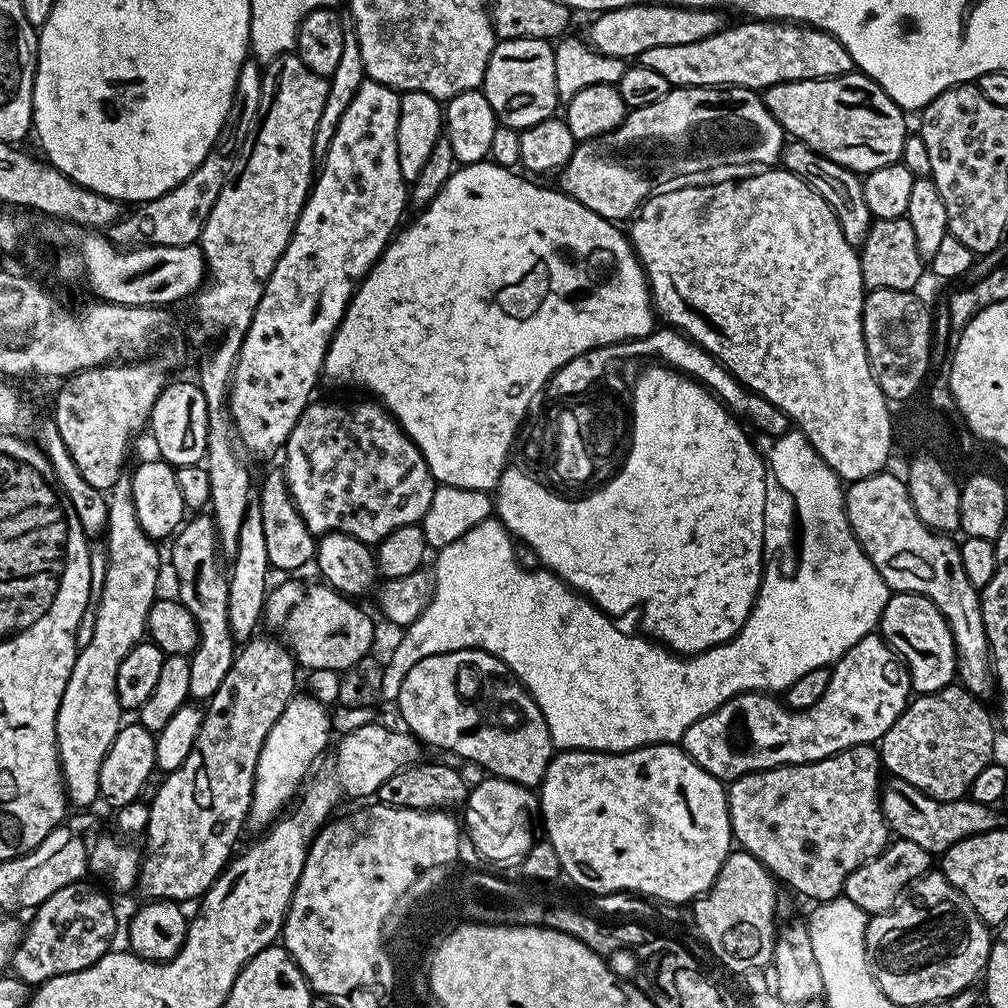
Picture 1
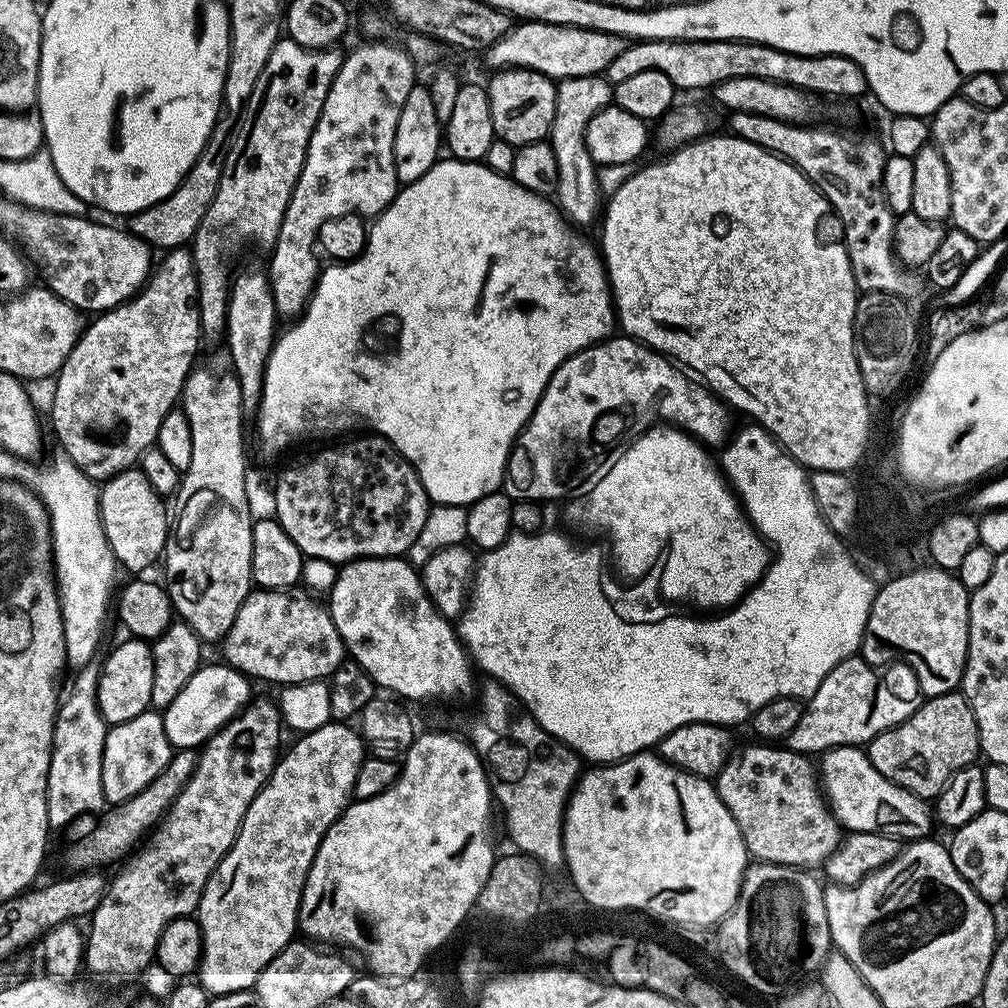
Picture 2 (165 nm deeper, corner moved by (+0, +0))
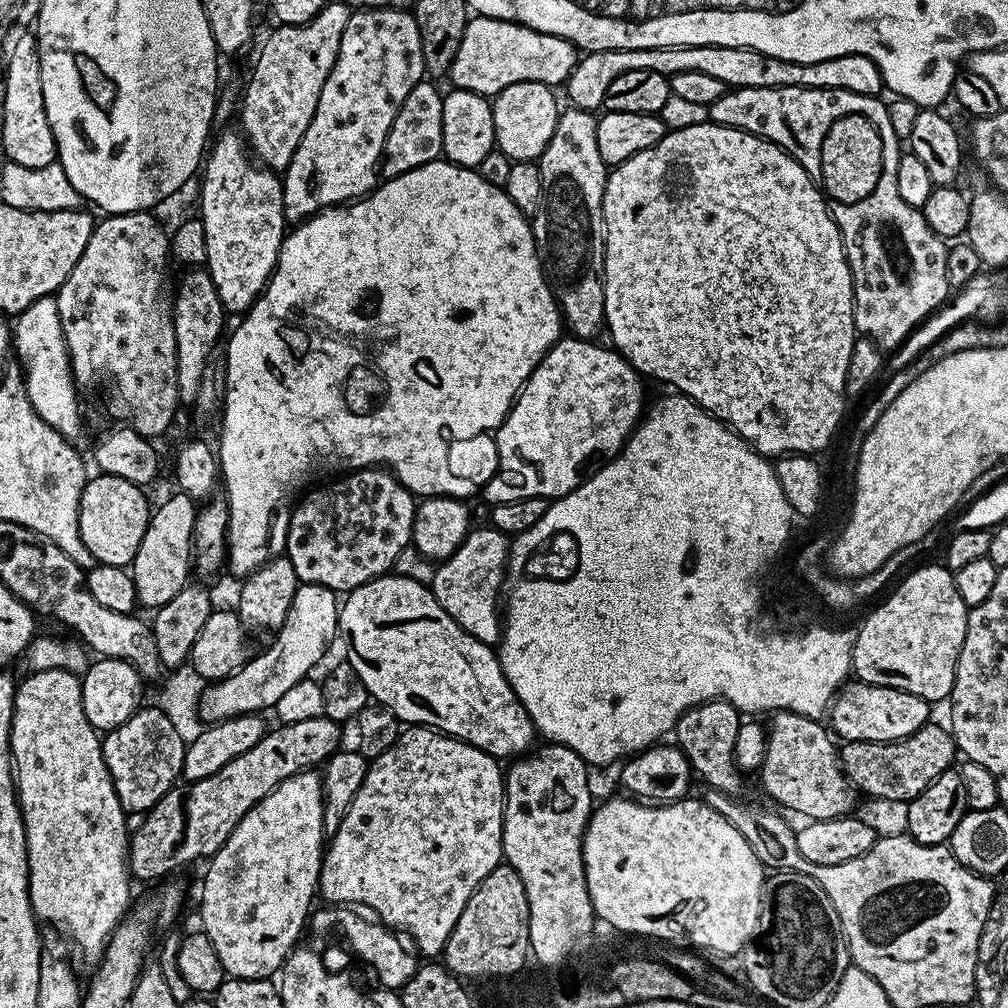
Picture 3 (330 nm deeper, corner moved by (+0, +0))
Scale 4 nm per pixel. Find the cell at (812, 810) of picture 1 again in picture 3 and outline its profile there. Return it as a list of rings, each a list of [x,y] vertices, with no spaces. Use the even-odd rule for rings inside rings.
[[[708,700],[680,715],[674,729],[674,740],[686,758],[692,763],[692,771],[705,780],[709,789],[727,794],[736,794],[743,786],[745,777],[736,763],[734,737],[738,735],[742,714],[733,706],[731,700]]]

